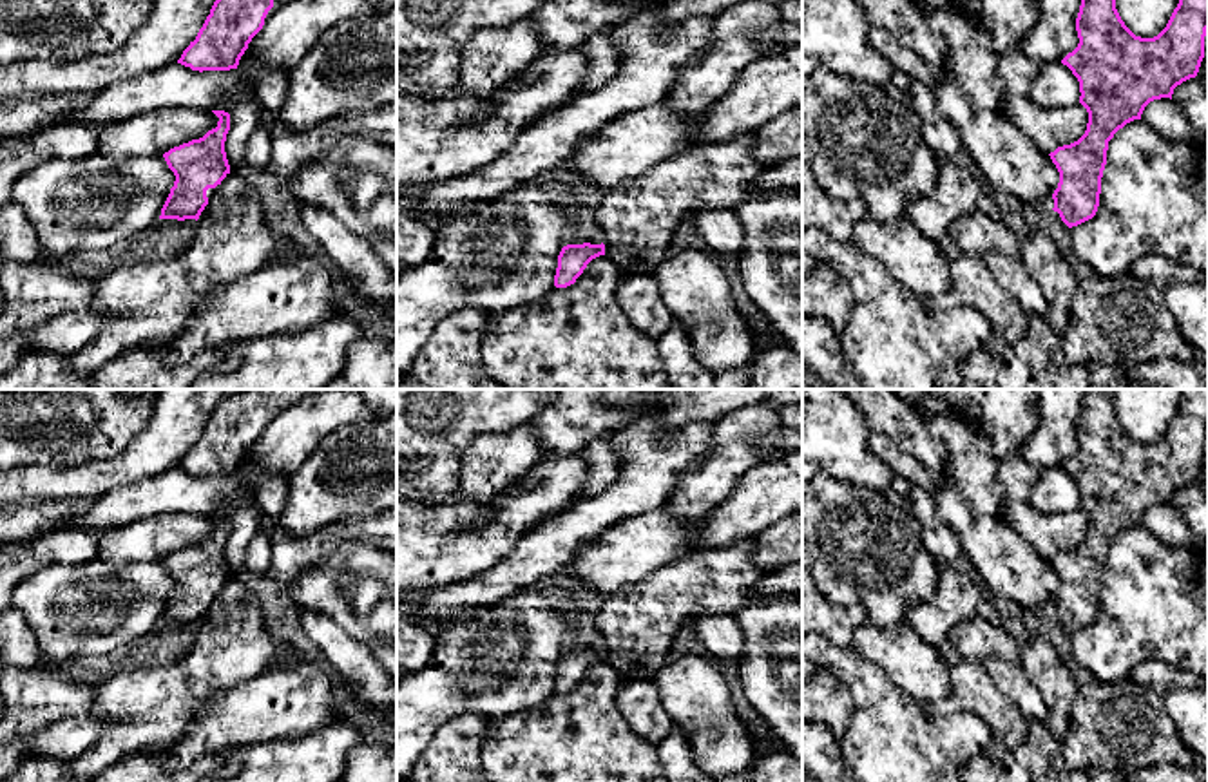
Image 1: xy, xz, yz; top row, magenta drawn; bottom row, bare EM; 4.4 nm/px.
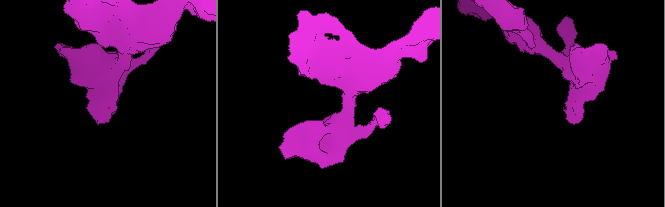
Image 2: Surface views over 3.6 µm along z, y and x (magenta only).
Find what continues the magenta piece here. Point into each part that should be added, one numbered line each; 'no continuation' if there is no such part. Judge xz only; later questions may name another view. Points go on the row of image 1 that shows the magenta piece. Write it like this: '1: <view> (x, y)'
no continuation

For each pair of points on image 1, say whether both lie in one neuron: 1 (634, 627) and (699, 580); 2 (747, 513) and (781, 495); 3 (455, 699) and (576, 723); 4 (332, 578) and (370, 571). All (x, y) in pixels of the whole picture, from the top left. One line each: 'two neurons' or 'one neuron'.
1: one neuron
2: one neuron
3: two neurons
4: one neuron

